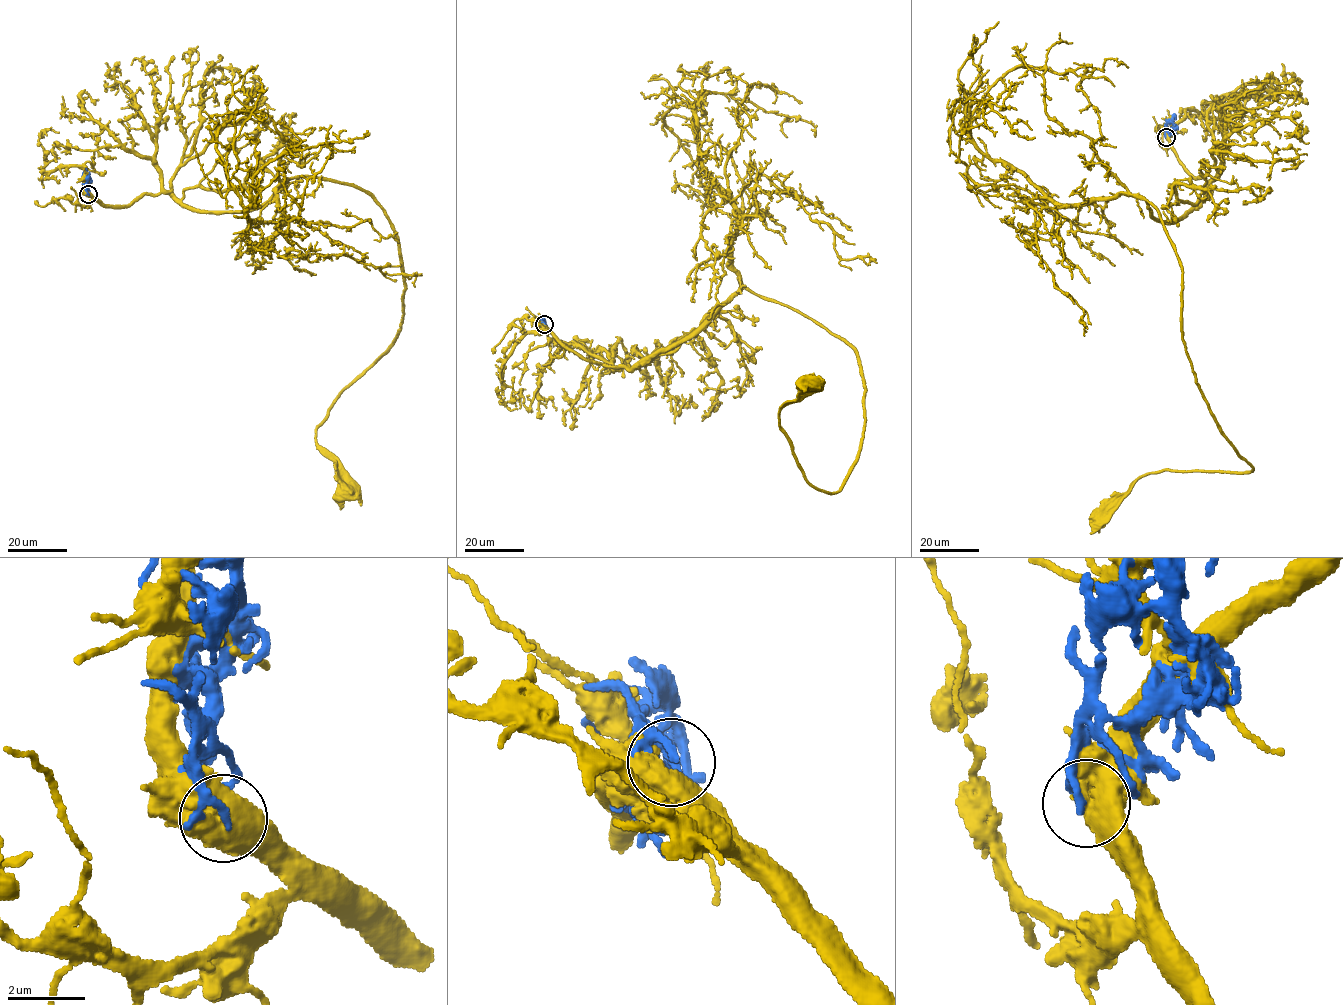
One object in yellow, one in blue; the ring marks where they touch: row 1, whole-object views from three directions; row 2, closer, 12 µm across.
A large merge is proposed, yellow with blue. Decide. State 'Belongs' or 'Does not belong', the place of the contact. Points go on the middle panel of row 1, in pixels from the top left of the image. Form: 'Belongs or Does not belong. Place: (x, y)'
Does not belong. Place: (544, 324)

